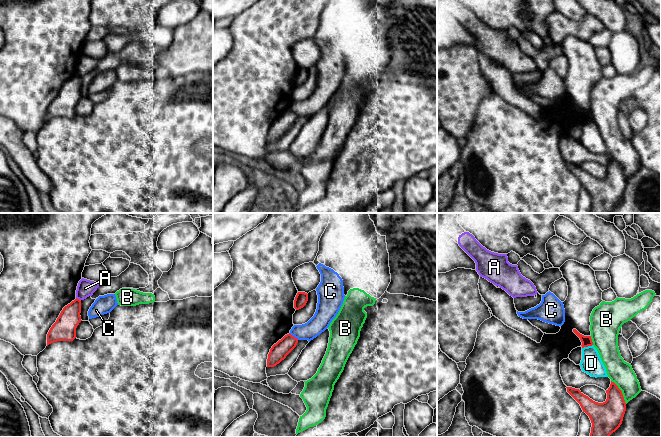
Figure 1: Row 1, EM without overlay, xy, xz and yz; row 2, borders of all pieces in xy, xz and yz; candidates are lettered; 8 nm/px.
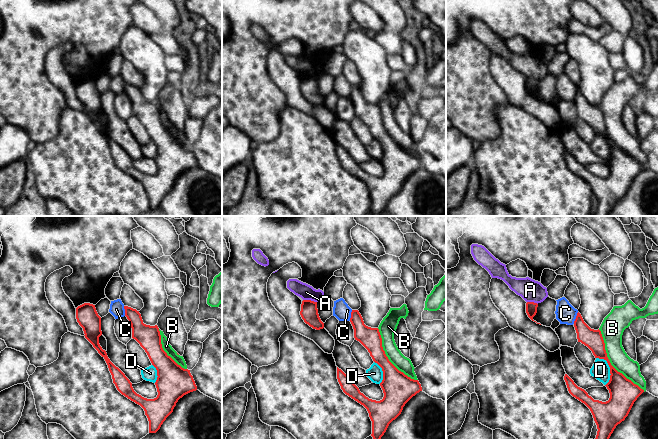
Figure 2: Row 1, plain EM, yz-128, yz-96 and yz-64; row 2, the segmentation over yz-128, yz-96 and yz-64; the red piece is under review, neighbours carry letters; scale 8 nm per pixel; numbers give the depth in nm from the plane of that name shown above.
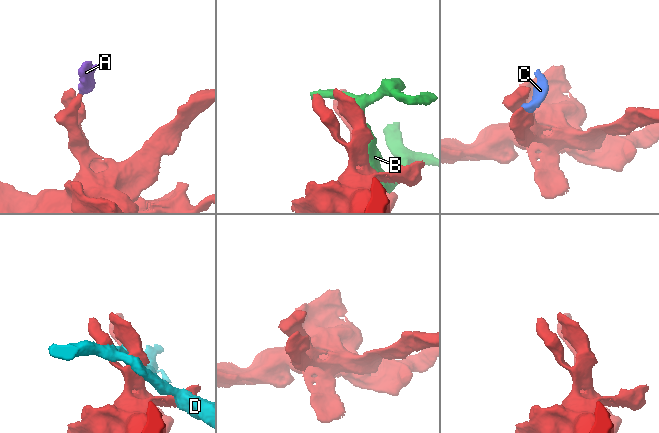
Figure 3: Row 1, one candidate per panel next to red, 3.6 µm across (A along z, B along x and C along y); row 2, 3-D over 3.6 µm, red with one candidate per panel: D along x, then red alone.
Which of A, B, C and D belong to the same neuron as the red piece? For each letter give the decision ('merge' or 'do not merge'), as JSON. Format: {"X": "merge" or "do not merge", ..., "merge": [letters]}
{"A": "do not merge", "B": "do not merge", "C": "do not merge", "D": "do not merge", "merge": []}

